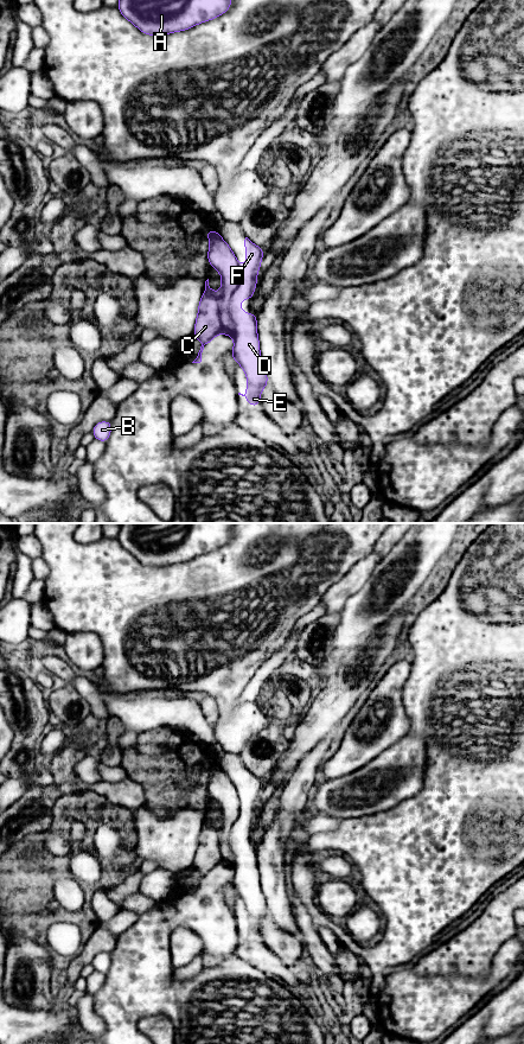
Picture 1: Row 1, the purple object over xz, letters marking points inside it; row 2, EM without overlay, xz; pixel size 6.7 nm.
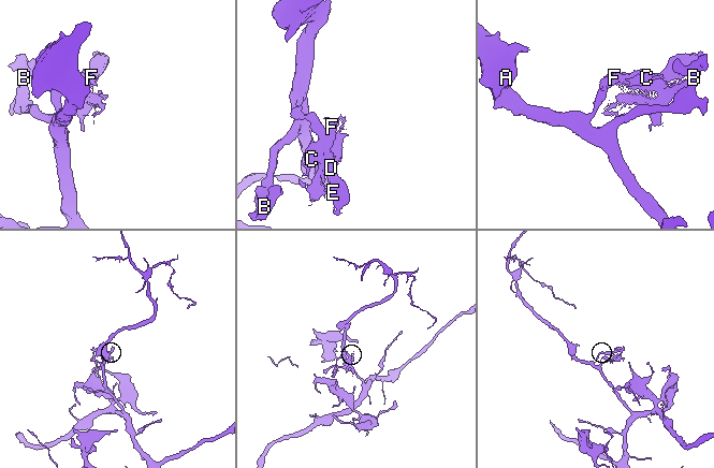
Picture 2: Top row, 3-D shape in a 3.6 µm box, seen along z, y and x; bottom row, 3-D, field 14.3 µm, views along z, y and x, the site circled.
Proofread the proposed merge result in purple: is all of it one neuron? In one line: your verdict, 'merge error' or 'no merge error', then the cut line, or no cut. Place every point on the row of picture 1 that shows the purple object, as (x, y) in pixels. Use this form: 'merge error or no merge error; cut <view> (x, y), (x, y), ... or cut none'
merge error; cut xz (254, 325), (241, 325), (234, 338)

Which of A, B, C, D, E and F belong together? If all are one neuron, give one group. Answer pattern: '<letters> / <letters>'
A B C F / D E

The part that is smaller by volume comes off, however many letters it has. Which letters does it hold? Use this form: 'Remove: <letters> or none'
Remove: D, E

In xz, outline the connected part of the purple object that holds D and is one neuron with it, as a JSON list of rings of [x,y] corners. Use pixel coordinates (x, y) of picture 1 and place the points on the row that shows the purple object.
[[[254,325],[238,327],[231,357],[244,369],[248,380],[248,389],[244,394],[247,401],[250,406],[260,407],[261,392],[269,383]]]

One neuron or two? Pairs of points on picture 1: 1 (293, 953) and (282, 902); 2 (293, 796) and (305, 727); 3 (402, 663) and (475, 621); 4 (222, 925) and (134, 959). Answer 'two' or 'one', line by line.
1: one
2: one
3: two
4: one

